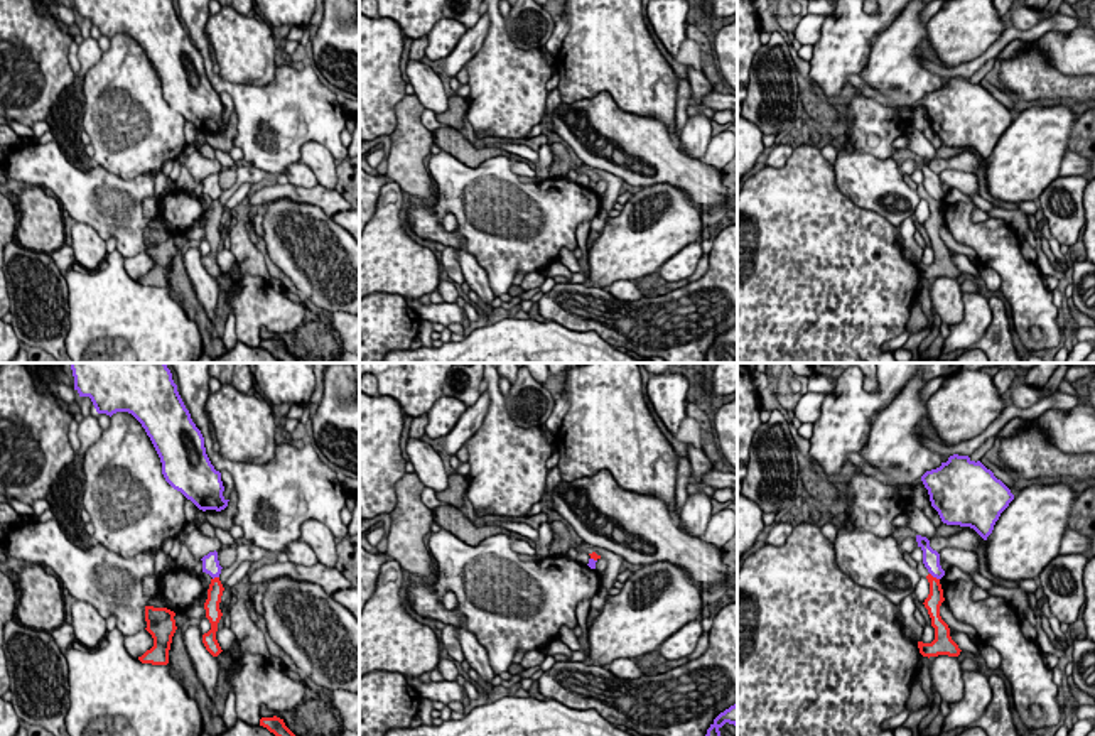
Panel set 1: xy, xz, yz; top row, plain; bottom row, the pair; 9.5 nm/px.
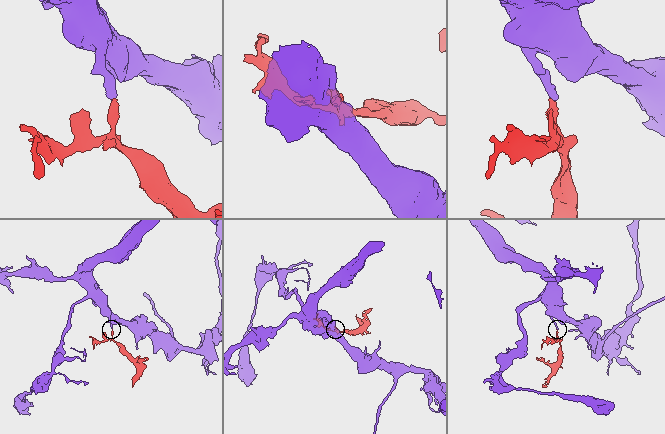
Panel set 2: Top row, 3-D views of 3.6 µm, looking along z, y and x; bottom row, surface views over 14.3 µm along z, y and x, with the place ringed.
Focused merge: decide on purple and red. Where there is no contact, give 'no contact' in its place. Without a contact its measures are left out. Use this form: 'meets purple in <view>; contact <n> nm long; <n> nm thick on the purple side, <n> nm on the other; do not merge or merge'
meets purple in yz; contact 120 nm long; 160 nm thick on the purple side, 160 nm on the other; do not merge

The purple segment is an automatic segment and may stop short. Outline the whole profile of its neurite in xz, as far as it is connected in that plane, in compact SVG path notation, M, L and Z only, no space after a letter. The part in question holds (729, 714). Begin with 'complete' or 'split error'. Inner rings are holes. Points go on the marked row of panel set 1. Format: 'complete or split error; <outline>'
complete; M737 704L731 706L729 709L726 709L724 712L720 712L714 722L710 724L710 728L707 729L705 736L720 736L720 728L729 722L734 724L737 728Z

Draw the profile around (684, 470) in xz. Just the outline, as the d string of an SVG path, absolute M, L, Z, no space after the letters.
M687 456L678 457L677 464L677 490L675 490L675 501L677 501L677 511L682 511L682 506L685 505L688 493L687 486L692 483L692 466Z

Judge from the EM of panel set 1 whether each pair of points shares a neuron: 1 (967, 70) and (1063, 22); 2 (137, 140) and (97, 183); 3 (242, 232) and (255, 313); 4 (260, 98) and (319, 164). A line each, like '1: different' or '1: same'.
1: same
2: different
3: same
4: different

